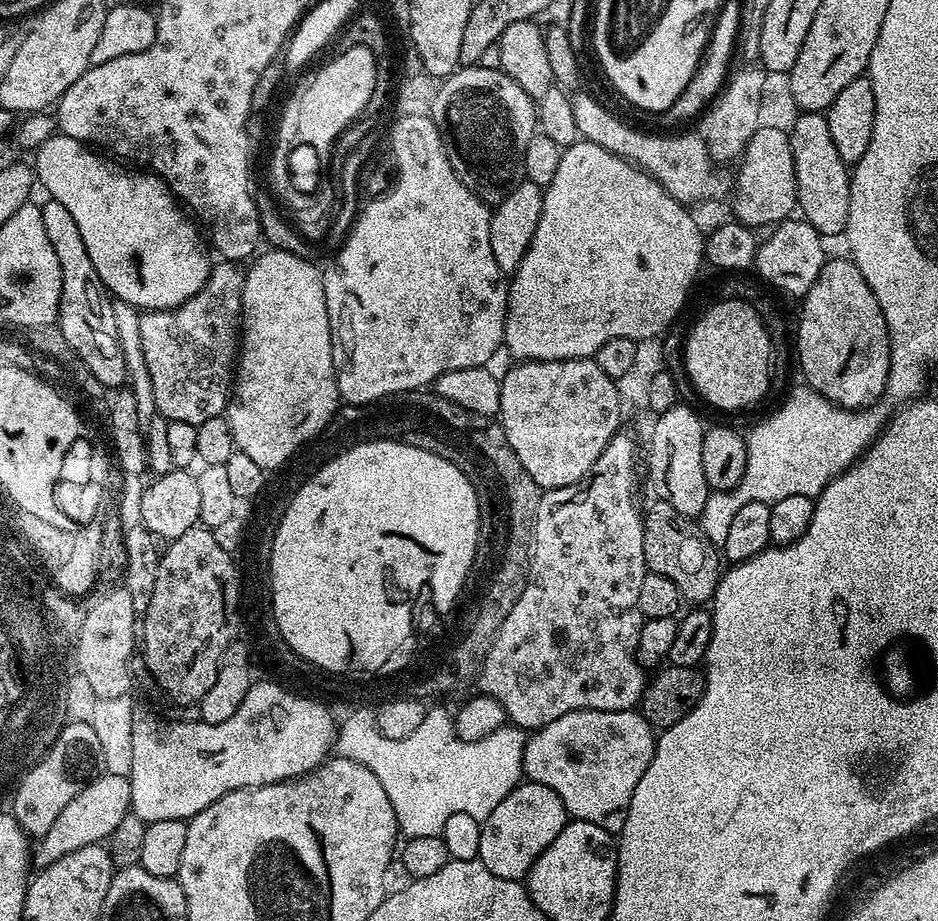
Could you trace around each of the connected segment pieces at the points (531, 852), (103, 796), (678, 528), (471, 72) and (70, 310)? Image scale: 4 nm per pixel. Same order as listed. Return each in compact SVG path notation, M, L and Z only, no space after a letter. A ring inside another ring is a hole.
M521 782L517 784L480 825L478 859L498 878L523 881L534 862L562 834L570 817L562 798L545 784Z
M93 775L84 788L78 790L74 798L70 798L70 803L63 808L62 814L54 818L50 830L39 837L30 857L31 867L36 870L45 868L50 866L50 862L58 862L58 858L66 858L66 854L74 850L82 850L82 846L107 841L108 836L114 834L114 826L129 816L131 806L132 781L128 776Z
M653 499L651 503L652 505L645 507L642 512L642 550L648 571L662 574L662 578L670 578L670 582L678 586L681 601L688 603L689 600L689 605L692 606L707 605L716 593L722 575L722 556L717 545L712 544L710 538L706 538L706 534L693 517L678 514L678 510L670 506L670 502Z
M461 67L441 84L436 97L431 97L430 115L438 126L444 149L452 157L454 174L478 199L495 206L524 176L526 142L538 128L536 104L502 70Z
M48 198L45 201L40 204L42 226L62 266L62 298L58 327L75 352L77 361L88 367L90 374L98 378L100 385L105 390L119 389L127 381L128 375L122 346L118 346L118 330L112 313L112 300L94 270L94 262L90 262L90 254L86 254L86 242L82 242L82 233L78 231L70 210L66 210L66 206L62 206L62 202L57 200Z

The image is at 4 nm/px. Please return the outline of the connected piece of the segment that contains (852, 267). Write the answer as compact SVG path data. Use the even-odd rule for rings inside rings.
M844 258L844 260L825 259L818 278L814 278L814 286L810 286L810 290L803 296L801 304L804 305L800 308L800 321L796 324L796 348L794 344L794 356L795 359L796 356L800 359L800 368L804 371L803 383L807 387L814 389L818 394L822 394L830 403L837 404L840 408L847 408L849 410L871 408L873 404L883 397L884 387L888 381L888 371L890 370L890 338L888 337L886 318L882 314L882 306L878 306L878 298L874 298L874 294L866 282L866 278L862 278L862 270L858 270L858 266L850 258Z

